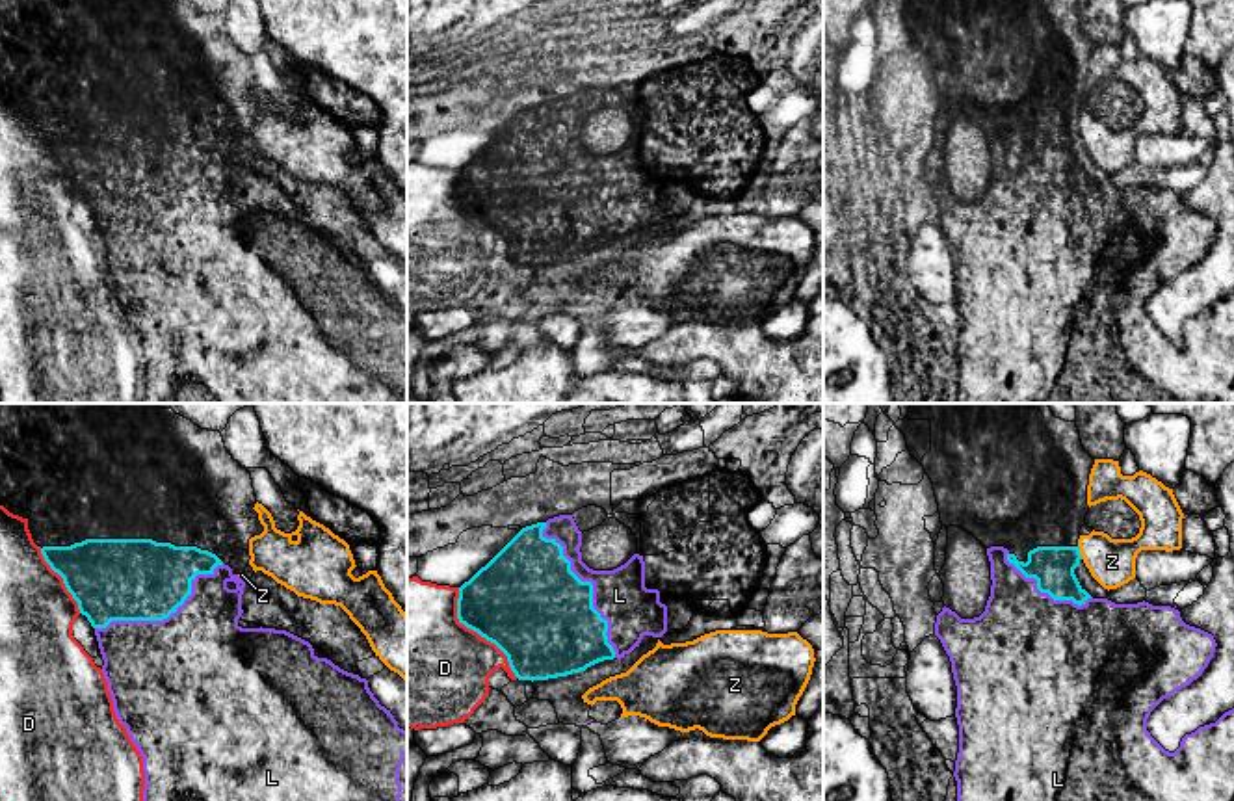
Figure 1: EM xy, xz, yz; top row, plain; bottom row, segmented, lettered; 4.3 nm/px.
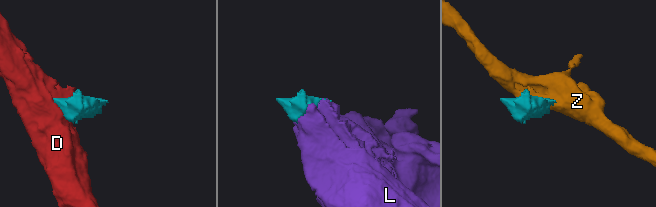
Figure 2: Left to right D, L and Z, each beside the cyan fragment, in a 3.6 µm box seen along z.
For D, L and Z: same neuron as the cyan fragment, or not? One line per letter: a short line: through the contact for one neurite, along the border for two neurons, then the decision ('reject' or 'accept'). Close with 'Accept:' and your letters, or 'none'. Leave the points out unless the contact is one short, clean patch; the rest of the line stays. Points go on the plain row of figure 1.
D: reject
L: accept
Z: reject
Accept: L

